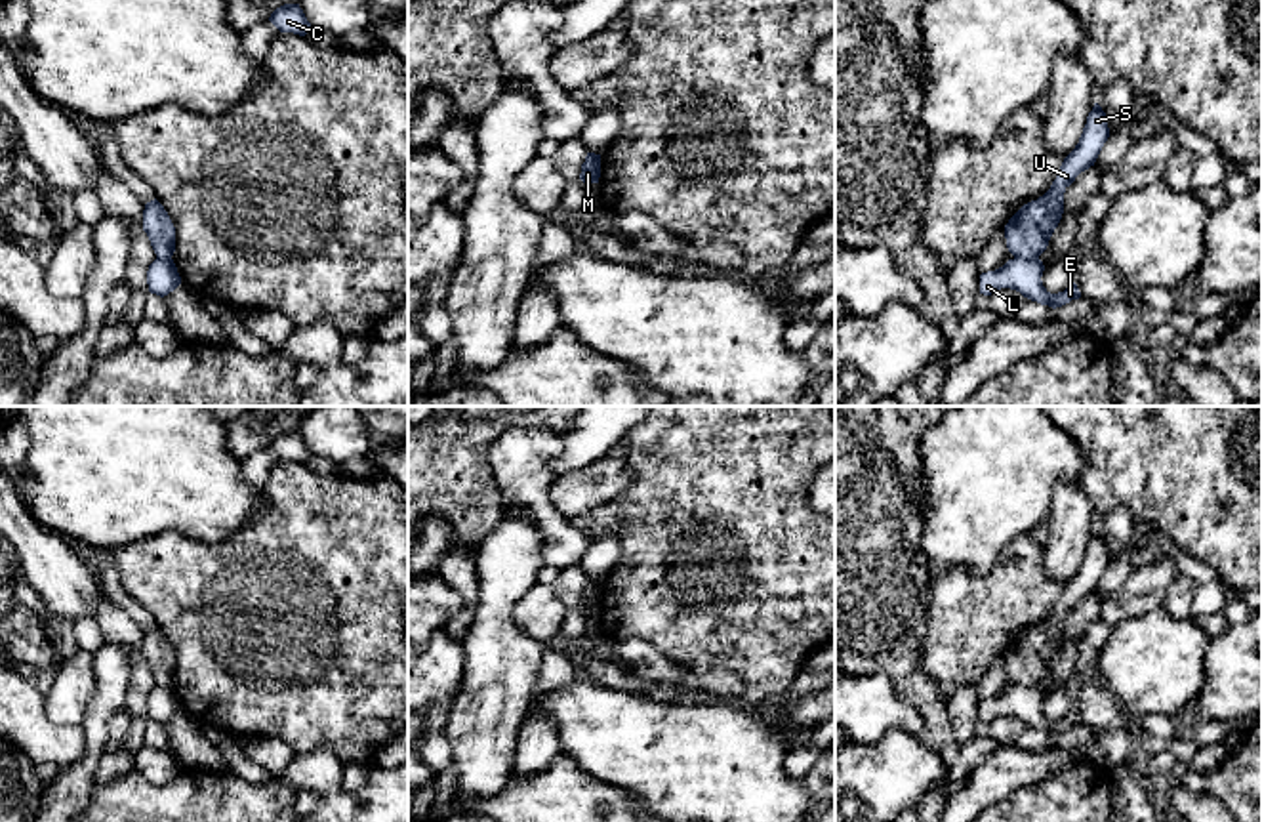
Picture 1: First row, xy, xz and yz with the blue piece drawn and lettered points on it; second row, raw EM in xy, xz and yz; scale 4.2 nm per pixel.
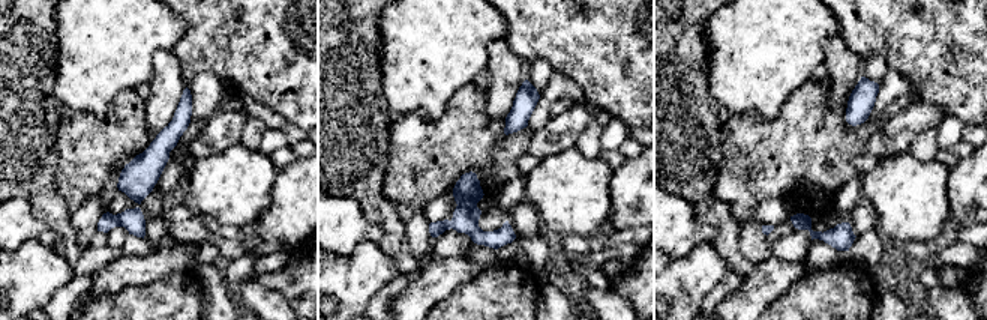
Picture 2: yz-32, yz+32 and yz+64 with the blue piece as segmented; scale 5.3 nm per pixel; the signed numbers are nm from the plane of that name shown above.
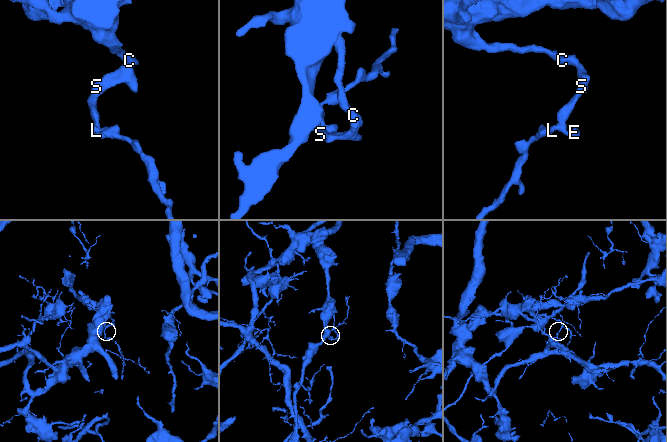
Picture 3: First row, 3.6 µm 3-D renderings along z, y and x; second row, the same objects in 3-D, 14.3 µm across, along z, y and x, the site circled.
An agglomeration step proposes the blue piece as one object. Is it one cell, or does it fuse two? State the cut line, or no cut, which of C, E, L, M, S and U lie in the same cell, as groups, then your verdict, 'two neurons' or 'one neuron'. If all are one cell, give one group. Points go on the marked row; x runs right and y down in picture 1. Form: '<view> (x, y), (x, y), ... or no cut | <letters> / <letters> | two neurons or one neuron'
yz (1015, 256), (1038, 258) | C S U / E L M | two neurons

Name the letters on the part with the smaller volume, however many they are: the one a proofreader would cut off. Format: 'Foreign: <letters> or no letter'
Foreign: E, L, M

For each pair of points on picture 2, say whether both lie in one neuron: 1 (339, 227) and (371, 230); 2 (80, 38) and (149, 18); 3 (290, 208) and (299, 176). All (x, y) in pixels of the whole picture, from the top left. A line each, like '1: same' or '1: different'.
1: same
2: same
3: same

